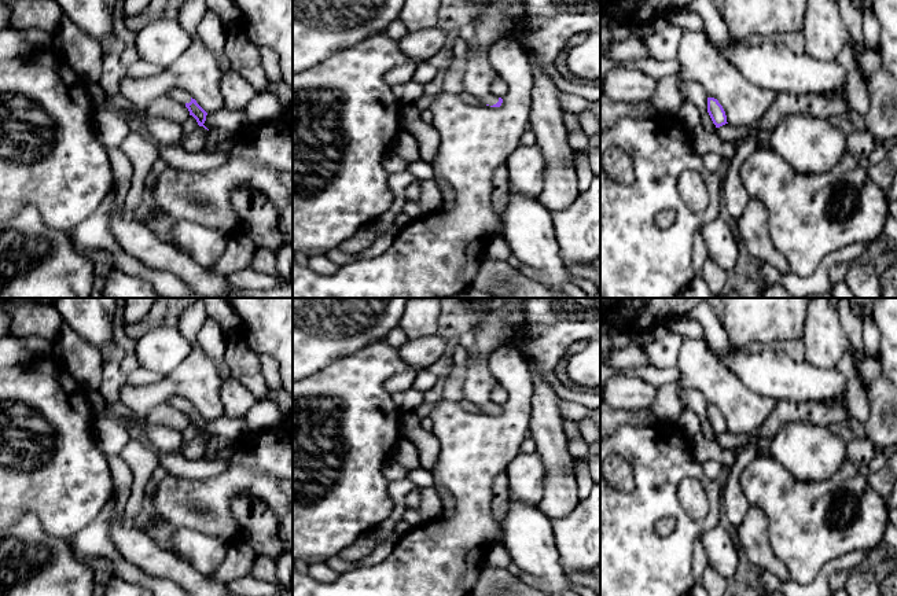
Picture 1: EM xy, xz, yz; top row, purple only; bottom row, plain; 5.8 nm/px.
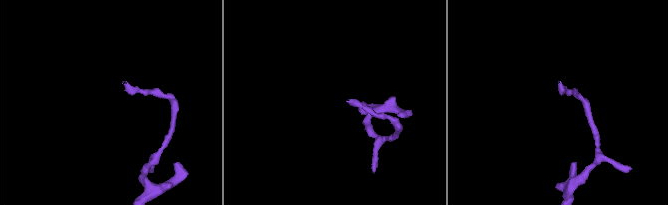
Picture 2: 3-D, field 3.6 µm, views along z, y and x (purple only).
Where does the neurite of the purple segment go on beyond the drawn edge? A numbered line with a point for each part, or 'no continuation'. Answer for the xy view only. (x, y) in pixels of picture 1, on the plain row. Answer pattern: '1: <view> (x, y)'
1: xy (177, 403)

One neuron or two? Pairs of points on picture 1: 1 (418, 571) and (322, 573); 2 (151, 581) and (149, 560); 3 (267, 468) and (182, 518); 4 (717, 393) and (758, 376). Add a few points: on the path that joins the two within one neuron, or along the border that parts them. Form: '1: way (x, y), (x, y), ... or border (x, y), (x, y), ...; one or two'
1: border (339, 574), (333, 581); two
2: border (122, 558), (150, 574), (175, 581); two
3: way (243, 475), (217, 492), (198, 492), (195, 495); one
4: border (719, 360), (747, 387), (771, 397); two

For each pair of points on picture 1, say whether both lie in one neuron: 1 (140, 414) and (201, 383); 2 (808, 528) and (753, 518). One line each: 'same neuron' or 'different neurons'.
1: same neuron
2: different neurons

